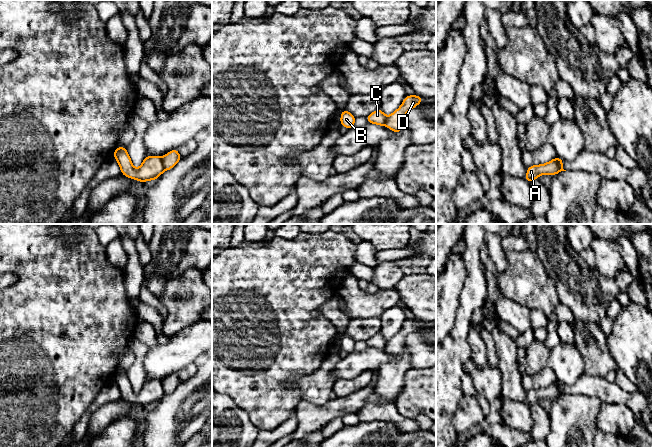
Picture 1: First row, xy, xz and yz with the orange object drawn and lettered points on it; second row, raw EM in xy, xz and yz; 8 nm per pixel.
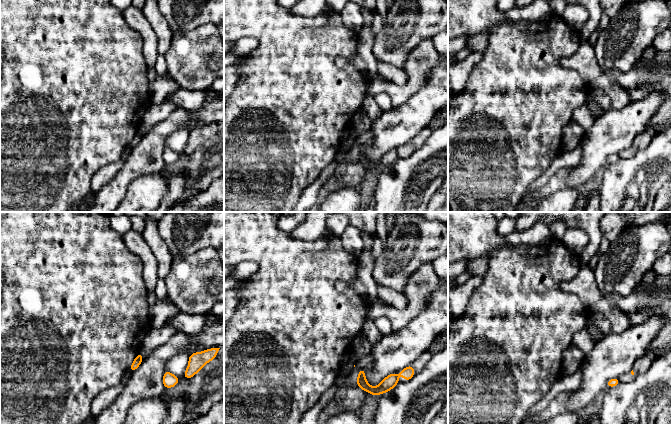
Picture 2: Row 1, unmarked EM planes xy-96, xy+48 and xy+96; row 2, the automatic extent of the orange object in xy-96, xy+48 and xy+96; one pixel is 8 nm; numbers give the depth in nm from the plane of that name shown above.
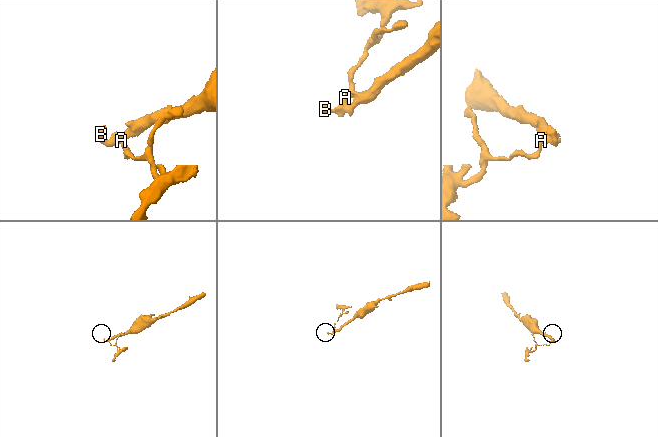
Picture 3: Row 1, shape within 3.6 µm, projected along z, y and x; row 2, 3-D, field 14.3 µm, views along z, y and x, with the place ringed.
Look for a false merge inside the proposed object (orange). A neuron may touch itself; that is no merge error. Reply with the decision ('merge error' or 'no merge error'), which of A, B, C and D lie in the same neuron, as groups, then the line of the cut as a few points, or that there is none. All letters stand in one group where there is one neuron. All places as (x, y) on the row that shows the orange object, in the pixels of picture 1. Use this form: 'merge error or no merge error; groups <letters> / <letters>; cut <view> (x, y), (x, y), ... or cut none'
merge error; groups A B C / D; cut xy (161, 157), (165, 169)

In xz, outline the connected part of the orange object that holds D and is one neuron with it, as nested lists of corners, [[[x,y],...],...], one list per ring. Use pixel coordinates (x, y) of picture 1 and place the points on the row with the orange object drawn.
[[[408,95],[404,98],[402,105],[393,112],[386,120],[387,128],[390,128],[395,134],[399,133],[399,131],[404,126],[404,119],[406,113],[419,105],[424,98],[416,95]]]

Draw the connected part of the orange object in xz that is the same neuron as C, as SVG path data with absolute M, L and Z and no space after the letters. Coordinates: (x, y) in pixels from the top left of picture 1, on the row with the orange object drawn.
M380 108L368 115L366 118L368 123L377 124L380 126L386 125L387 117Z

